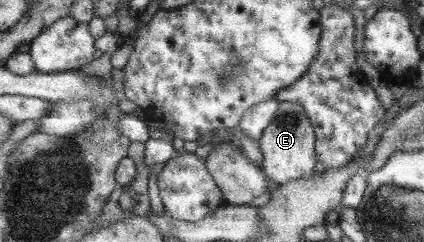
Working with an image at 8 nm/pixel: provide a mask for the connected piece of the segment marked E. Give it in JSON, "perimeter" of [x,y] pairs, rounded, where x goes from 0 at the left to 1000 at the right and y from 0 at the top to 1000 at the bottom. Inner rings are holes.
{"perimeter":[[[667,421],[639,517],[606,591],[623,645],[620,702],[639,764],[667,764],[684,744],[729,740],[745,694],[748,628],[741,517],[722,450],[703,421]]]}

